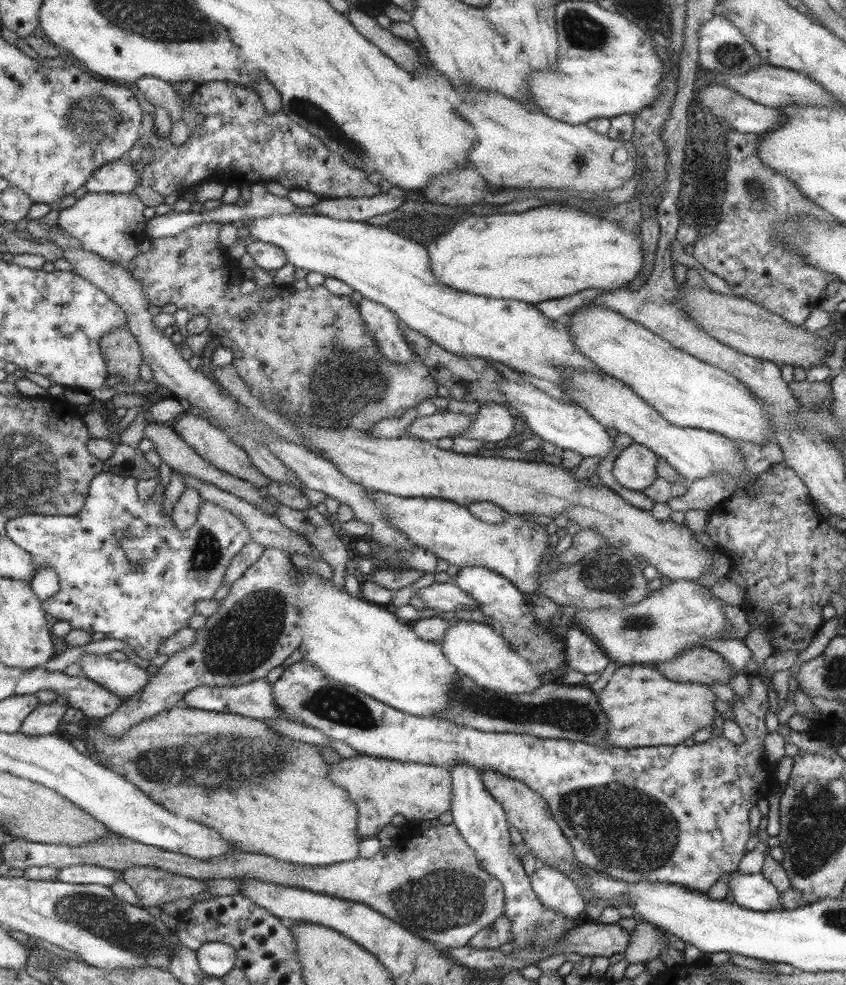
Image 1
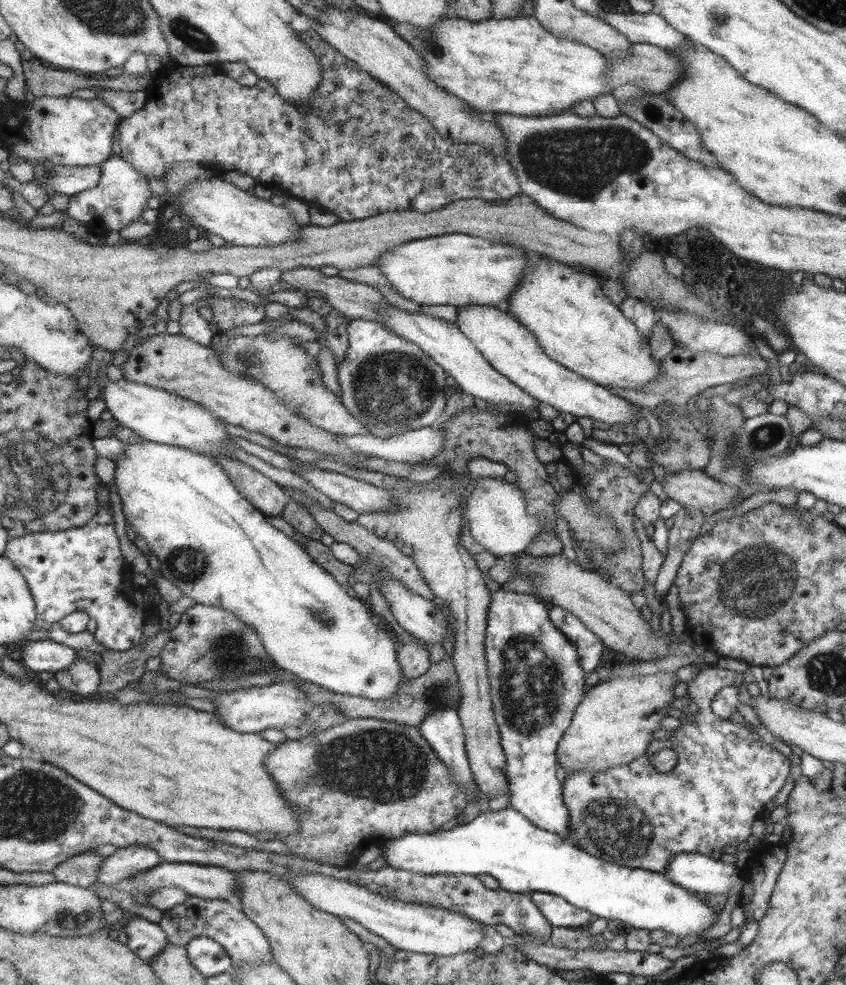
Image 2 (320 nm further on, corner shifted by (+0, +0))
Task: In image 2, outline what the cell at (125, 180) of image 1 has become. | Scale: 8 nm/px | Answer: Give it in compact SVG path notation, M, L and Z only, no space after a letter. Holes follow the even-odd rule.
M54 165L48 178L47 192L73 197L80 192L95 188L102 177L100 165Z

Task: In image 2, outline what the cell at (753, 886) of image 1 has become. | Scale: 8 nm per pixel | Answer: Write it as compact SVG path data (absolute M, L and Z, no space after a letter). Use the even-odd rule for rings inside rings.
M675 854L666 864L666 877L695 894L739 894L743 885L739 864L727 864L701 854Z

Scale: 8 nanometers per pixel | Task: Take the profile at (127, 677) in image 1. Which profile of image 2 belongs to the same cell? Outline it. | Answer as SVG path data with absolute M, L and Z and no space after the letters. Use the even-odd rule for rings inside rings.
M51 639L30 641L20 648L19 661L35 672L52 672L69 668L78 657L75 648L59 644Z

